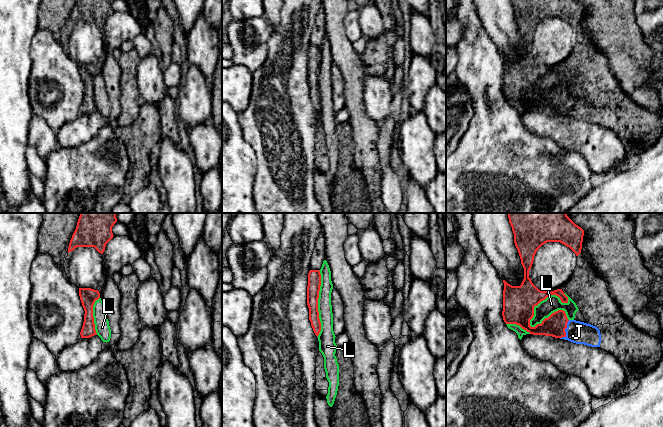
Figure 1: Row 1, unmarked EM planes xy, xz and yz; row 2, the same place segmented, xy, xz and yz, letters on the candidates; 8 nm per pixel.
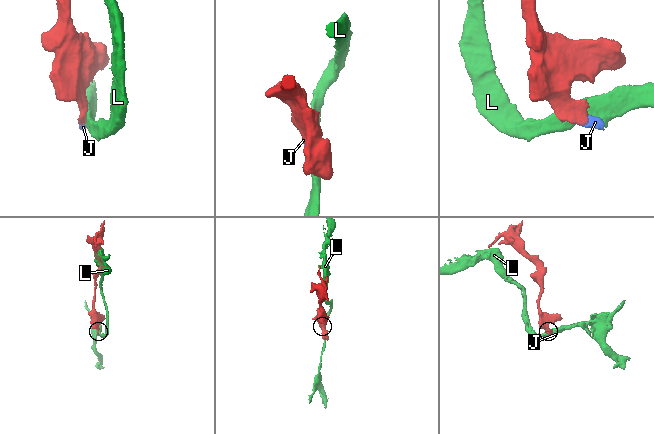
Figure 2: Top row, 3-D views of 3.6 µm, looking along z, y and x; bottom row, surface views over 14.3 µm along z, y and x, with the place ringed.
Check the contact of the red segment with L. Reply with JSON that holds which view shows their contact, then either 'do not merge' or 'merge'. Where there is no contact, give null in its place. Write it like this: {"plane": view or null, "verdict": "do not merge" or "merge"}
{"plane": "yz", "verdict": "do not merge"}

